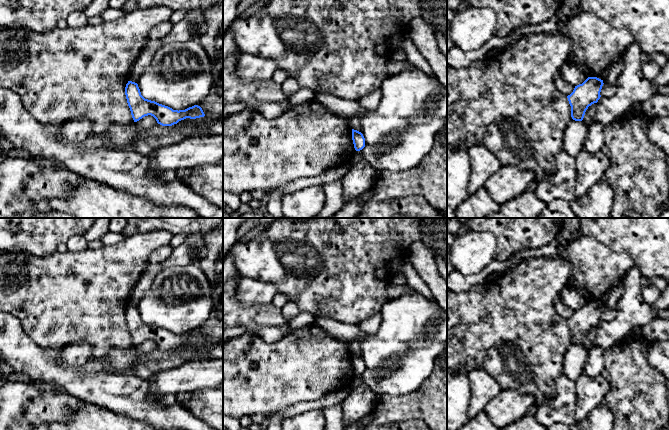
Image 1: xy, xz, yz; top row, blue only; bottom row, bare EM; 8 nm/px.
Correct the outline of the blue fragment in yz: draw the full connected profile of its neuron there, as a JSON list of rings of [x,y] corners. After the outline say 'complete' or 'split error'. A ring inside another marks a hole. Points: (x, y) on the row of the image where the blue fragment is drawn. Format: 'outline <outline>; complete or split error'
outline [[[588,77],[582,84],[575,86],[573,92],[567,96],[573,120],[583,120],[588,107],[600,99],[603,84],[603,80],[597,77]]]; complete

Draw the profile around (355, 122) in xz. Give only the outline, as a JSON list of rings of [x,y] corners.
[[[353,116],[348,119],[349,125],[352,129],[357,130],[359,132],[362,131],[362,124],[361,124],[361,118],[359,116]]]

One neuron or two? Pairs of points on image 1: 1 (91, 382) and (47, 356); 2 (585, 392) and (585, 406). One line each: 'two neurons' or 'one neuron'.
1: one neuron
2: one neuron

